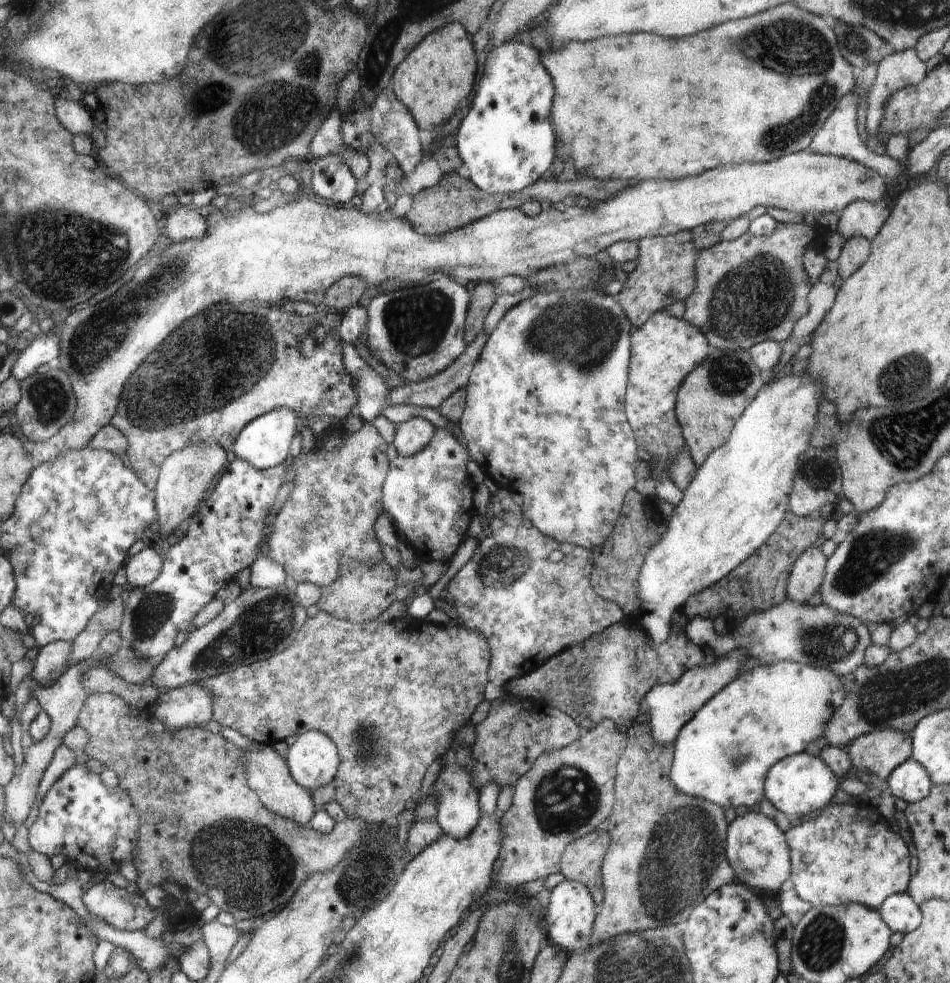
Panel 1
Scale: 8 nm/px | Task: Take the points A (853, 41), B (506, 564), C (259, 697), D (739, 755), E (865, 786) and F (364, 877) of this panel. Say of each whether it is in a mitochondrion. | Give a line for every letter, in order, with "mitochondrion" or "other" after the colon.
A: mitochondrion
B: mitochondrion
C: other
D: mitochondrion
E: other
F: mitochondrion

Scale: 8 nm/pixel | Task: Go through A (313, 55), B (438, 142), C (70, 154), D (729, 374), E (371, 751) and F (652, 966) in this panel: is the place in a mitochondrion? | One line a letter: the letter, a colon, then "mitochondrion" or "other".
A: mitochondrion
B: other
C: other
D: mitochondrion
E: mitochondrion
F: mitochondrion

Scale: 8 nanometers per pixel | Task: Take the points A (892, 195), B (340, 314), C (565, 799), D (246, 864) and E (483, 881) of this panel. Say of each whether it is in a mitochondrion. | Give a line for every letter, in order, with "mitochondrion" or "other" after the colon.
A: other
B: other
C: mitochondrion
D: mitochondrion
E: other

